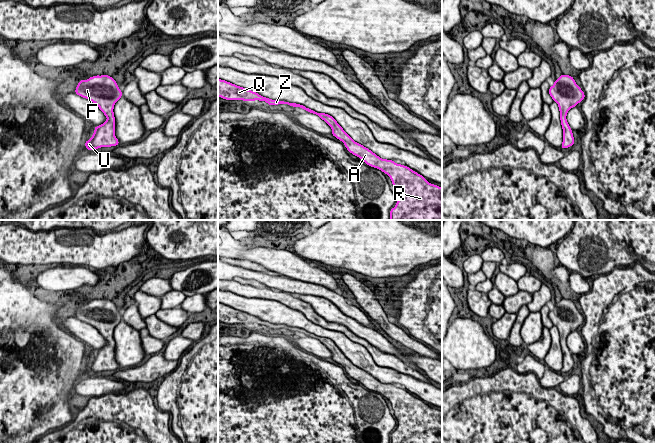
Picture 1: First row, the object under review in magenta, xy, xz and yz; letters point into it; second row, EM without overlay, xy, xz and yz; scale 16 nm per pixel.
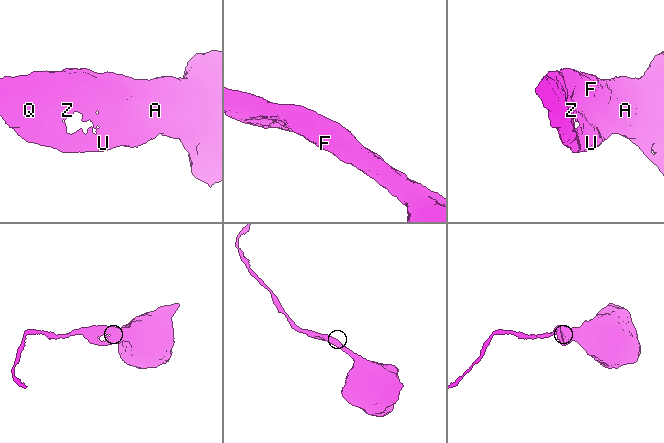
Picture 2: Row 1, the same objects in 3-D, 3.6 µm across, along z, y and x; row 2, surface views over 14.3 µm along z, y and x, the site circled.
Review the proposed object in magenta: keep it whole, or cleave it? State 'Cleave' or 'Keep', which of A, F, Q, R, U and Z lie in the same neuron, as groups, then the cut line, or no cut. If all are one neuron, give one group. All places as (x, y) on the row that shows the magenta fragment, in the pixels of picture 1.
Keep. Groups: A F Q R U Z. No split

